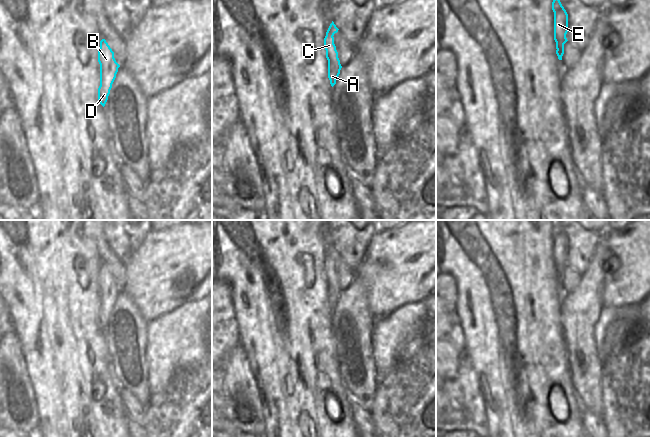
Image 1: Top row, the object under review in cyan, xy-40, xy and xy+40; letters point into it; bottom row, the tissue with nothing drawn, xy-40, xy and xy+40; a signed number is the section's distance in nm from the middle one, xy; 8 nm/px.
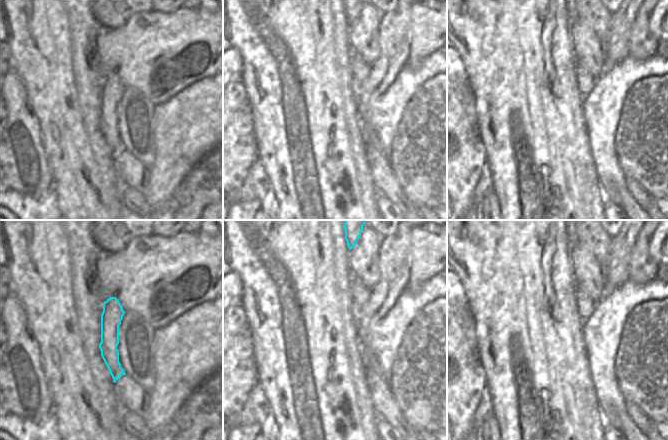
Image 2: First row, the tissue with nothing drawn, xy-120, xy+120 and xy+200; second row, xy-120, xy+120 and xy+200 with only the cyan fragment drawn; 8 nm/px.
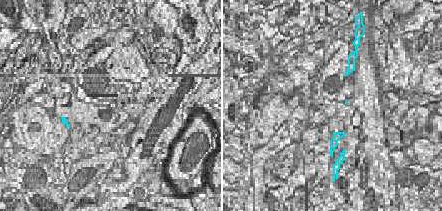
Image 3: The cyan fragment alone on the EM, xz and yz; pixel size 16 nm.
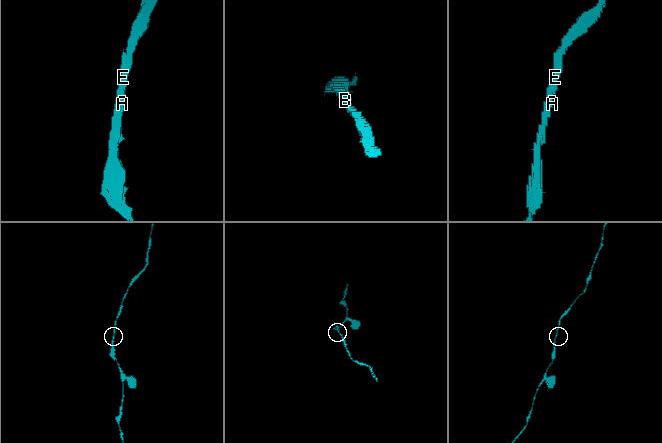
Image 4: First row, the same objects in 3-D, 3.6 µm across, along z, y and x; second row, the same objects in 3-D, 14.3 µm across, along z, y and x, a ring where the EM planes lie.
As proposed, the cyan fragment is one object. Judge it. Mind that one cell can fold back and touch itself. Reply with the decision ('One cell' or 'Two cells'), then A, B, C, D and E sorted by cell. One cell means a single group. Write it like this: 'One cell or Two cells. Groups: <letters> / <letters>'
One cell. Groups: A B C D E.

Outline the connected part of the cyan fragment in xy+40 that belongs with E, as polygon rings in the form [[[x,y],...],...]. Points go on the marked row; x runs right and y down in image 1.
[[[553,0],[552,10],[554,12],[554,40],[556,42],[556,54],[562,60],[564,54],[564,44],[568,41],[568,14],[562,6],[560,0]]]

